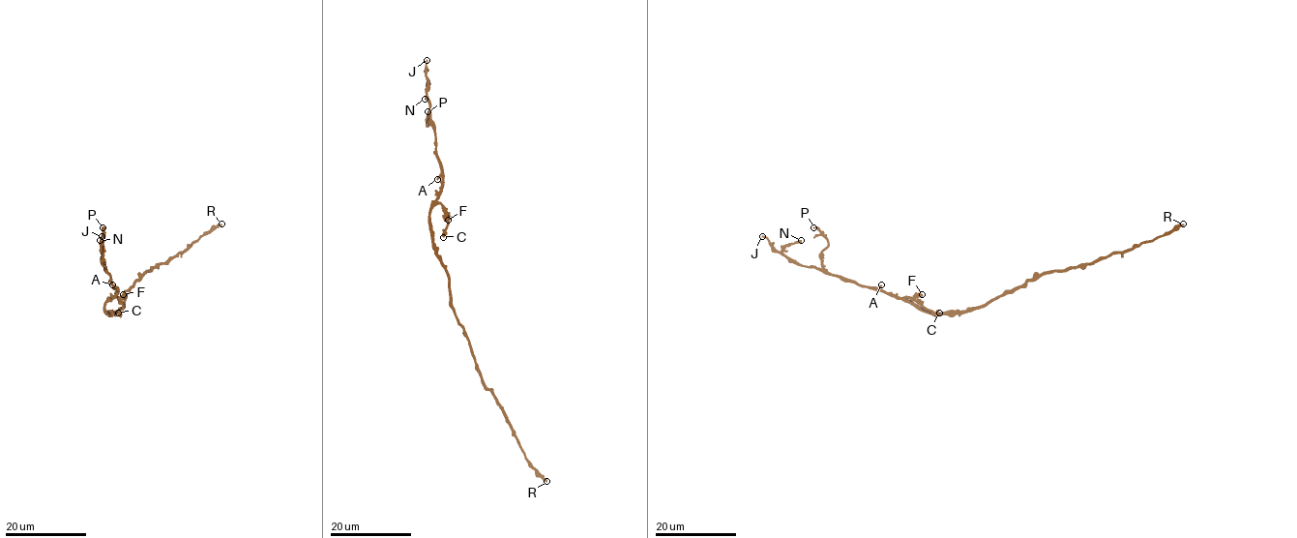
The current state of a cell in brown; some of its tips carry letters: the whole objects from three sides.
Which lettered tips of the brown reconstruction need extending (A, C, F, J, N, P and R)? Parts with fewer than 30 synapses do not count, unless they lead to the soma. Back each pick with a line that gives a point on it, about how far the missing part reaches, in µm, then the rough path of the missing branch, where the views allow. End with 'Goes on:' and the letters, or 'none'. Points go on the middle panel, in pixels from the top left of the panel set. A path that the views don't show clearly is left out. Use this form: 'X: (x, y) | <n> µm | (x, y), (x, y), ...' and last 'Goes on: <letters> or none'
Goes on: none

